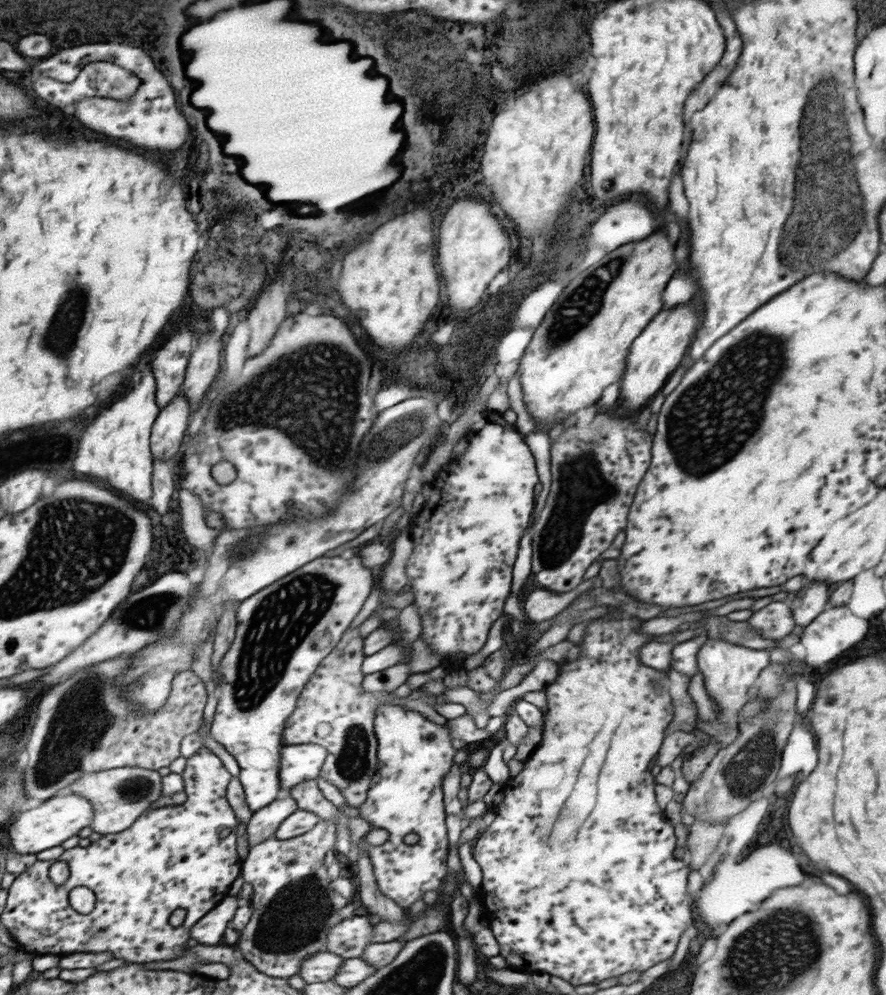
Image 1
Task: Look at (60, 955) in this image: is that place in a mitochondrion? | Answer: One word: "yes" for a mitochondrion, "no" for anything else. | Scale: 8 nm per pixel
no

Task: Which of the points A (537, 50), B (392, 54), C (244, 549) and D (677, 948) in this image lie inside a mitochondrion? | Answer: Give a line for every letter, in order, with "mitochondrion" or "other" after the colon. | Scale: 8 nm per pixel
A: mitochondrion
B: mitochondrion
C: mitochondrion
D: other

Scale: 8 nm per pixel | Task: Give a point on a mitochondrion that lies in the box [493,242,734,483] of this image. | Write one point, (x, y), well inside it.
(589, 294)

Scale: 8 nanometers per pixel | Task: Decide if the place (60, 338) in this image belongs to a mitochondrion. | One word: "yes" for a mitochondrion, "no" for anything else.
yes

